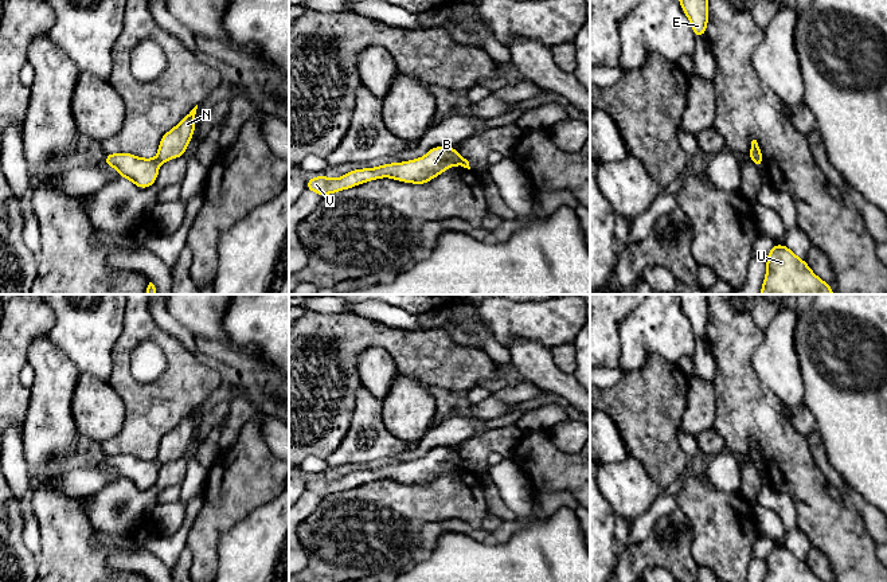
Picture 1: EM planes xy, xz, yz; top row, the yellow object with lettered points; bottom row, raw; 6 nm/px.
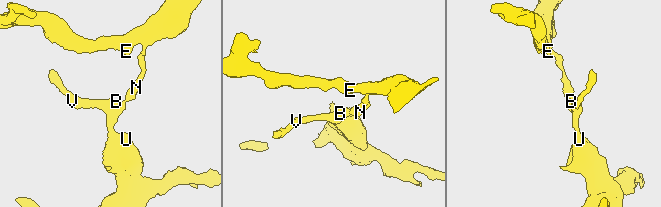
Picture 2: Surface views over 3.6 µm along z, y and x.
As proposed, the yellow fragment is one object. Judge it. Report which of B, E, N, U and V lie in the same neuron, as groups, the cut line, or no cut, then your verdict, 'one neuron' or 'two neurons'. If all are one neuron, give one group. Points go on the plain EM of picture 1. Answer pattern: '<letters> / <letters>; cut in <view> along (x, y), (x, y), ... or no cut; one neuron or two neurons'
B U V / E N; cut in xy along (156, 460), (160, 464); two neurons

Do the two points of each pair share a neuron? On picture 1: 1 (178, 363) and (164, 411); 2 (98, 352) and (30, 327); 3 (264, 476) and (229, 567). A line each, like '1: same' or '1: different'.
1: same
2: different
3: different

